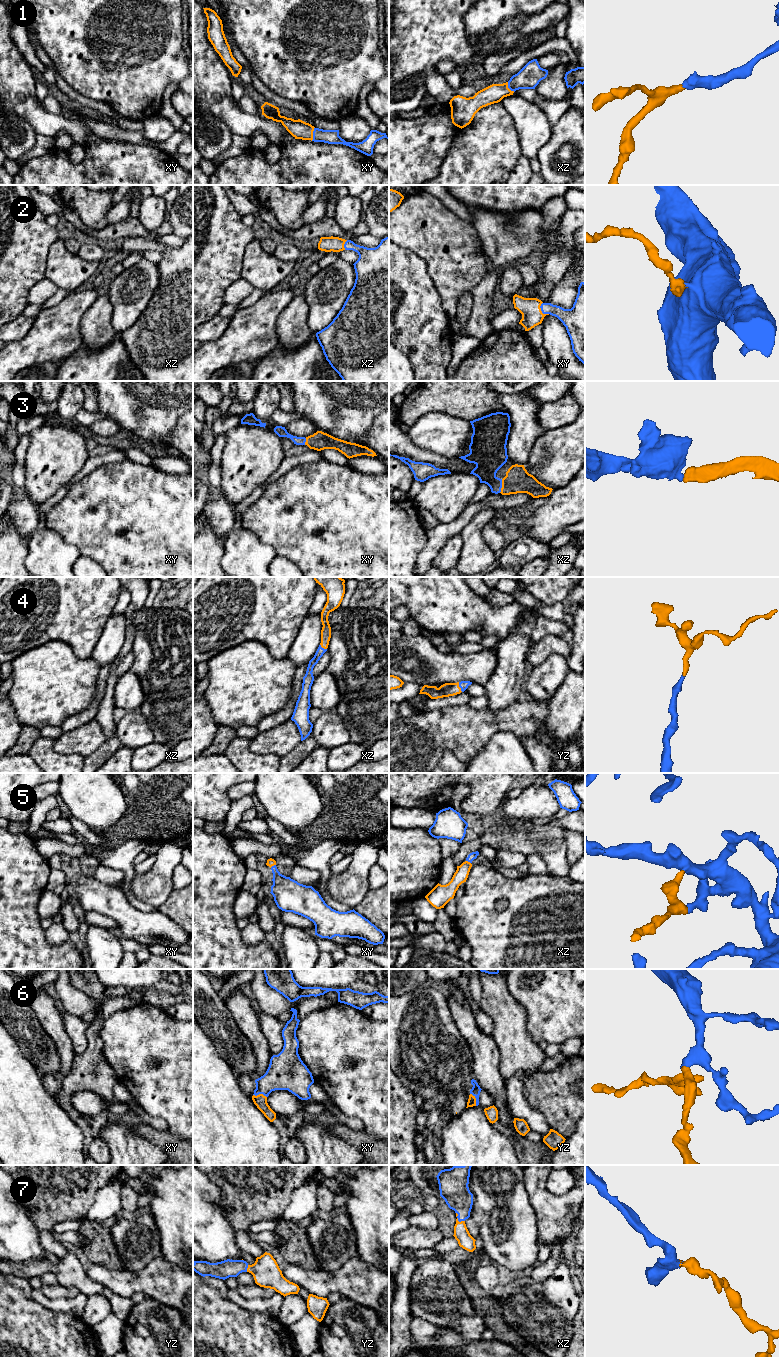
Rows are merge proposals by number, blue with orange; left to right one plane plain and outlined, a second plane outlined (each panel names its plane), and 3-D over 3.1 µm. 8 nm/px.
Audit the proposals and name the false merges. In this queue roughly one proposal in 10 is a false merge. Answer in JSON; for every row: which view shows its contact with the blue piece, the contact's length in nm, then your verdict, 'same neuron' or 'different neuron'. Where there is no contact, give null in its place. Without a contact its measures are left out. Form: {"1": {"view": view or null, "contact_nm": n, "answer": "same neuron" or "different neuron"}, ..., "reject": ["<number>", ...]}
{"1": {"view": "xy", "contact_nm": 110, "answer": "same neuron"}, "2": {"view": "xy", "contact_nm": 120, "answer": "same neuron"}, "3": {"view": "xz", "contact_nm": 110, "answer": "same neuron"}, "4": {"view": "yz", "contact_nm": 90, "answer": "same neuron"}, "5": {"view": "xy", "contact_nm": 50, "answer": "same neuron"}, "6": {"view": "yz", "contact_nm": 120, "answer": "same neuron"}, "7": {"view": "xz", "contact_nm": 100, "answer": "same neuron"}, "reject": []}

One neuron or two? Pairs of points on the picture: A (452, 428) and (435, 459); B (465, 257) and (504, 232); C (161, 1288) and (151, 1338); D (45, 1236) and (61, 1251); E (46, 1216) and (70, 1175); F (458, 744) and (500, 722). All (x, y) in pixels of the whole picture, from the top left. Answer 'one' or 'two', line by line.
A: two
B: two
C: two
D: one
E: one
F: one

